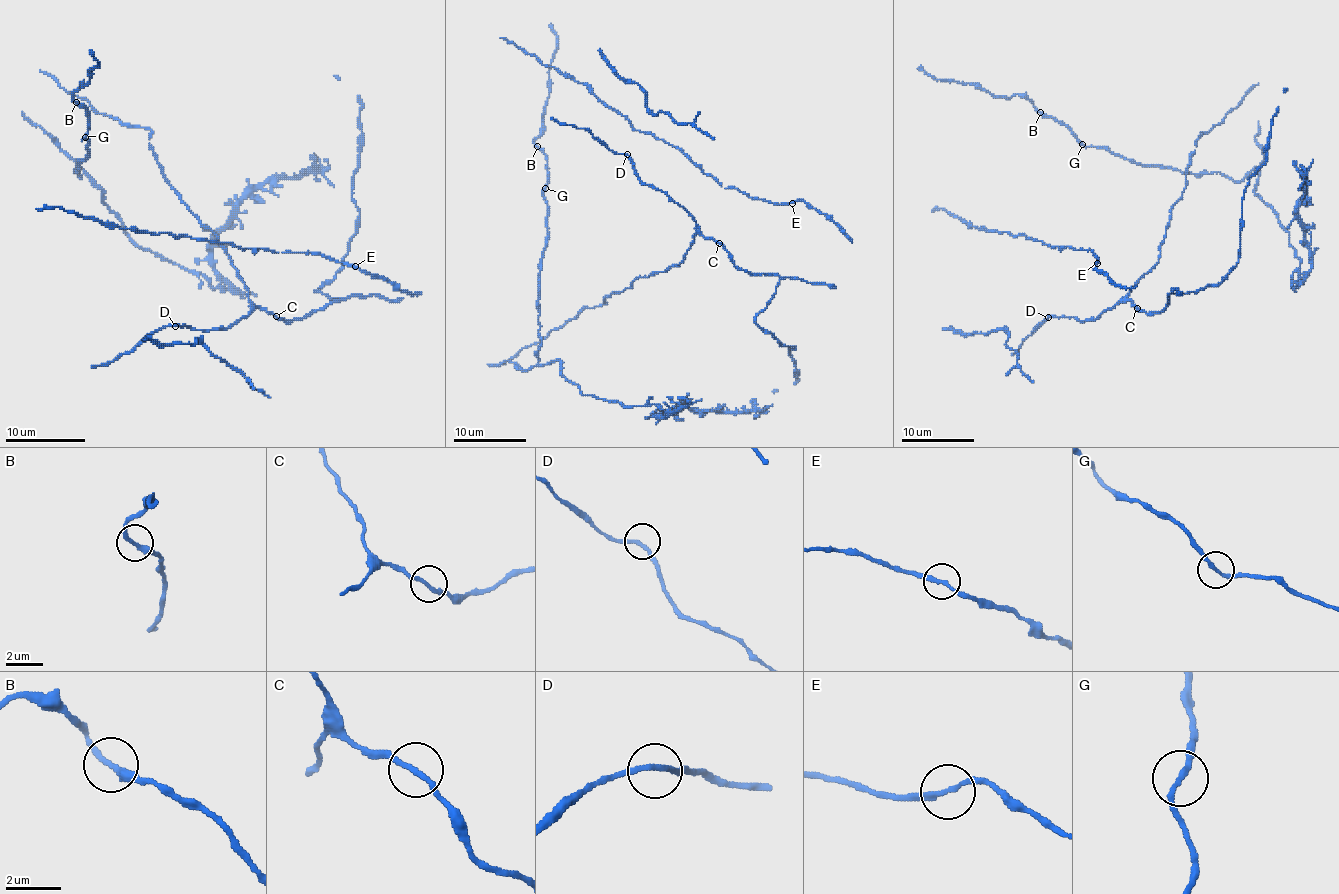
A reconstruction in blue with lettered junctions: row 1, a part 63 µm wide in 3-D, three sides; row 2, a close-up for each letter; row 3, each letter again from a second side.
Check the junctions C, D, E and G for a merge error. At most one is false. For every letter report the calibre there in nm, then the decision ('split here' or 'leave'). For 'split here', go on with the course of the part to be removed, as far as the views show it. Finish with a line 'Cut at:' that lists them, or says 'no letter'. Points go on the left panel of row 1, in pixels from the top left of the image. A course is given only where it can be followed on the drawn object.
C: calibre 200 nm; leave
D: calibre 200 nm; leave
E: calibre 200 nm; leave
G: calibre 200 nm; leave
Cut at: no letter

